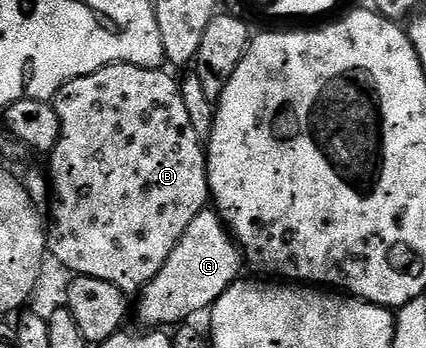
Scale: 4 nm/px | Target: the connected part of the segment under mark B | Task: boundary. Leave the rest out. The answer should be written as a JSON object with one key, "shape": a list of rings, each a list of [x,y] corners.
{"shape":[[[109,64],[107,68],[101,68],[87,76],[72,78],[72,82],[65,84],[54,95],[52,103],[56,110],[56,118],[60,118],[60,136],[54,149],[48,153],[50,203],[46,246],[49,255],[62,262],[74,276],[100,278],[100,282],[112,282],[112,286],[116,286],[127,294],[141,293],[143,286],[152,282],[152,278],[156,278],[156,274],[160,274],[160,266],[164,266],[164,262],[168,262],[168,254],[172,254],[172,250],[180,242],[184,230],[188,230],[188,226],[192,226],[192,218],[196,218],[196,214],[207,211],[212,200],[206,173],[206,149],[203,140],[198,138],[195,131],[192,130],[191,119],[188,118],[187,107],[184,106],[184,99],[181,97],[179,81],[173,80],[162,68]]]}

